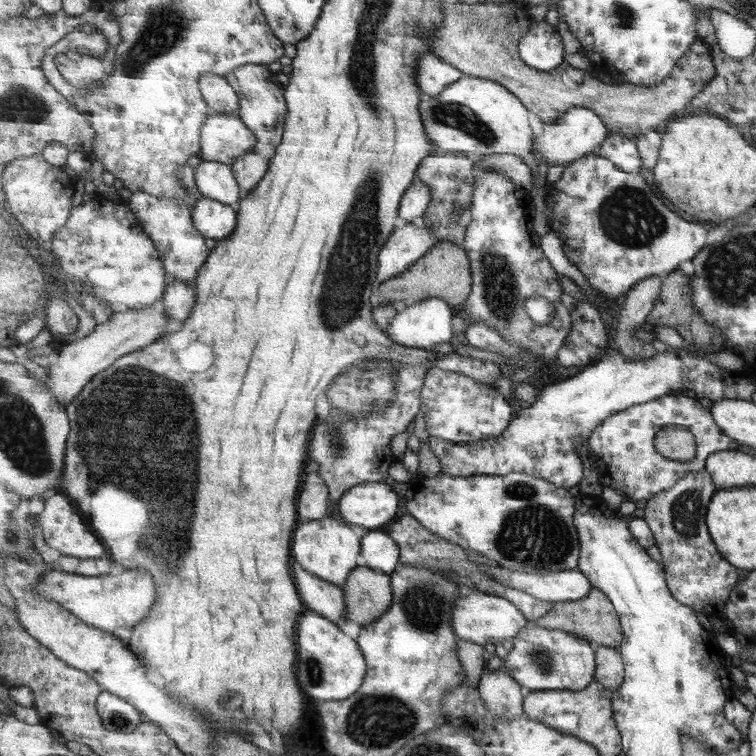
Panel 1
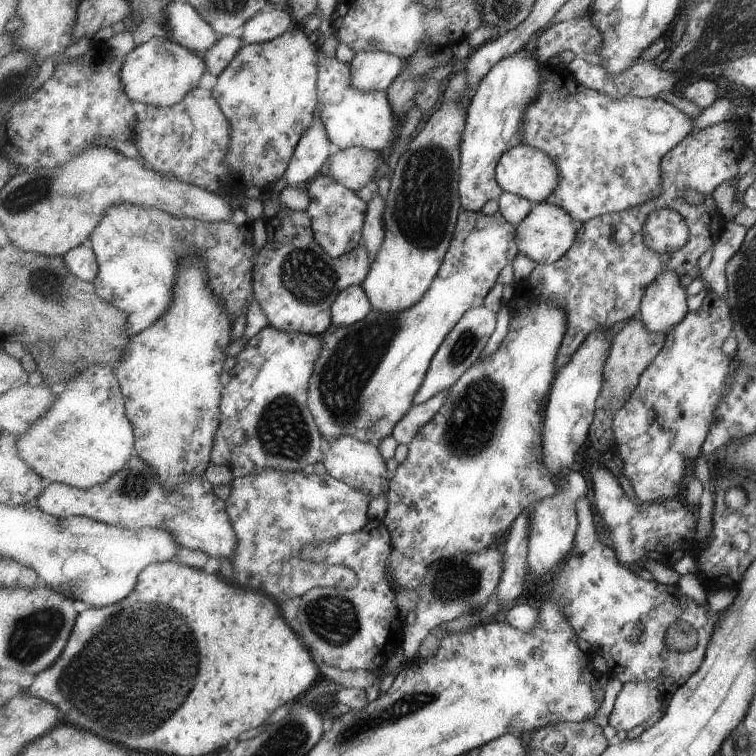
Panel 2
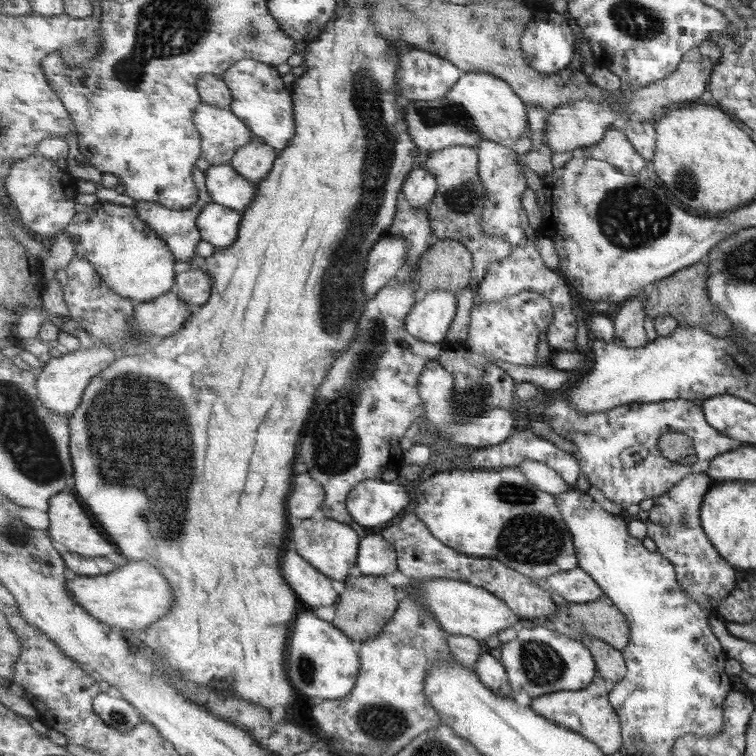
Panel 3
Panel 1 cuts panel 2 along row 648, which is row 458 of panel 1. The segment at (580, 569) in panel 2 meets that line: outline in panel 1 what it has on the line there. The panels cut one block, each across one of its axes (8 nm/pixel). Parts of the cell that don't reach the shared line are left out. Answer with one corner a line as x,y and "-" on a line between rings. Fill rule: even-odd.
667,395
660,399
637,404
605,419
596,432
584,442
600,476
602,487
611,486
628,501
648,501
668,491
689,472
705,470
706,460
715,452
737,450
740,442
724,433
711,412
711,406
702,400
685,395
-
663,427
685,427
696,436
697,454
690,461
676,461
663,456
656,447
656,434

